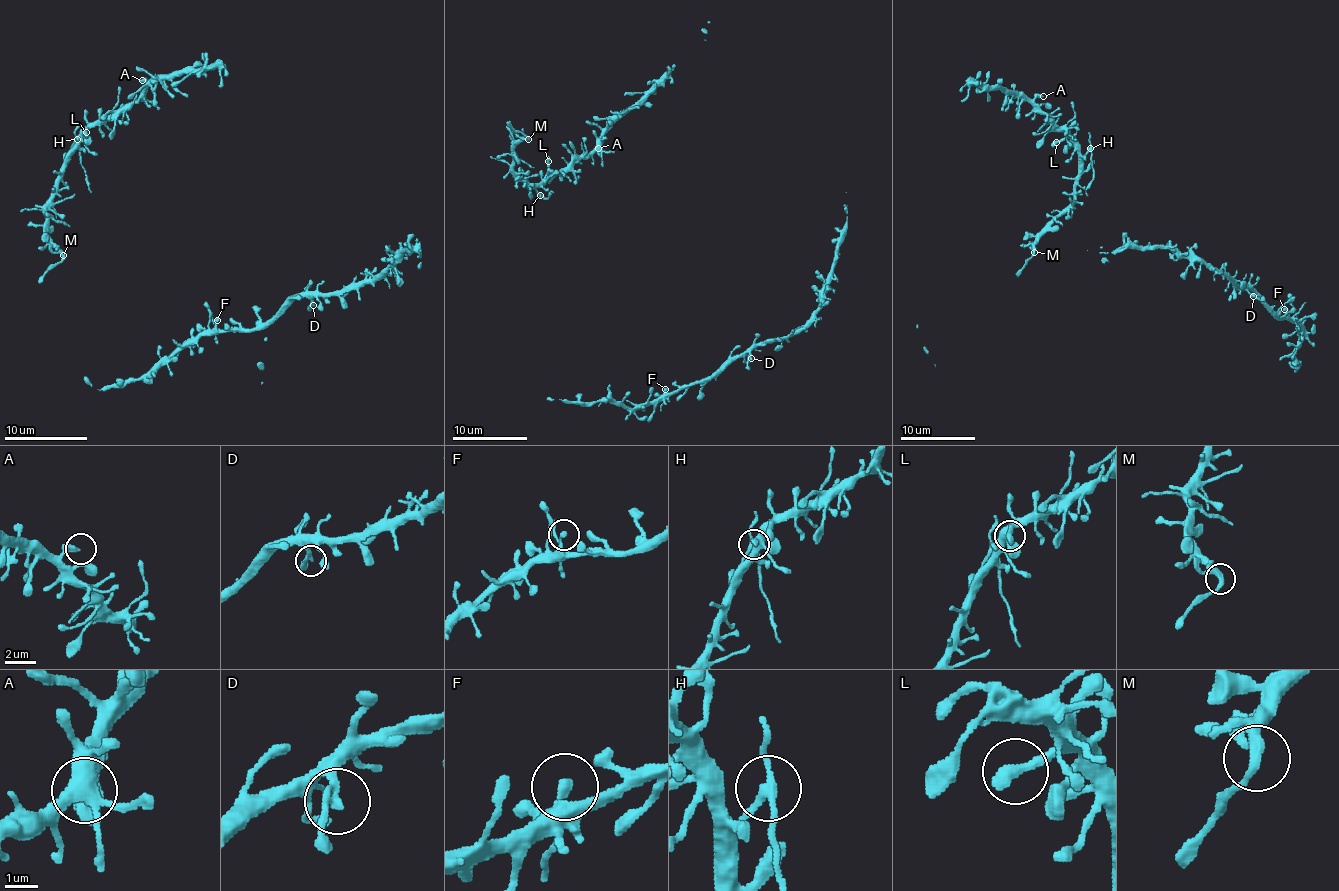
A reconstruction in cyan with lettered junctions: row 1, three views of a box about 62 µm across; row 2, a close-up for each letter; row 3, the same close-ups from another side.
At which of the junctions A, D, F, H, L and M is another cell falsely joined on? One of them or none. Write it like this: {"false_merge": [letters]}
{"false_merge": ["H"]}

